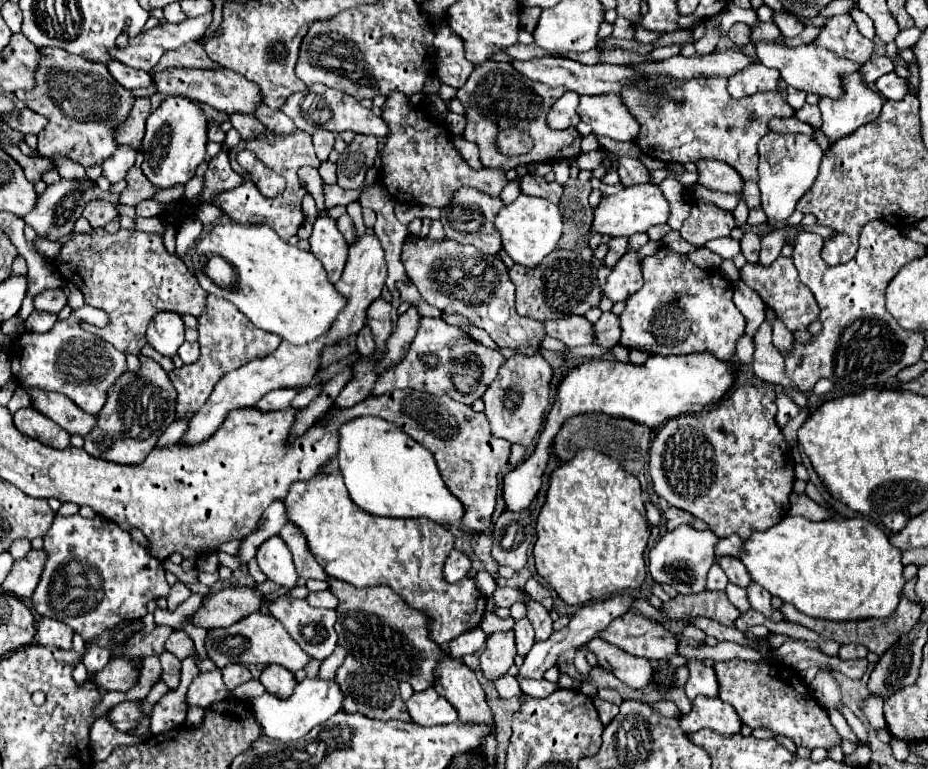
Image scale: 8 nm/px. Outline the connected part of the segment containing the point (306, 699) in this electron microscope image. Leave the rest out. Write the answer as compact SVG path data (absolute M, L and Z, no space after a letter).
M305 679L297 683L293 695L289 699L279 699L275 695L263 693L261 697L253 699L253 713L257 721L263 727L263 733L273 739L281 739L285 743L299 741L305 737L313 727L323 725L327 719L331 719L341 709L343 693L335 681L323 681L323 679Z

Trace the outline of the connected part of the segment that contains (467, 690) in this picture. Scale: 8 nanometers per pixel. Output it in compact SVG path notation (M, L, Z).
M445 655L439 661L435 691L441 697L447 697L447 701L459 713L459 721L495 729L495 719L485 701L485 693L475 673L465 663Z

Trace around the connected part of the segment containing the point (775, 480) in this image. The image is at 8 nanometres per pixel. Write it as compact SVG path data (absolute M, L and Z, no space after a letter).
M743 385L711 411L669 419L657 431L649 451L649 475L653 491L673 507L705 521L719 537L729 537L735 533L741 539L747 539L751 537L751 529L765 531L773 527L789 511L789 495L795 481L791 447L775 423L775 413L775 391L771 385L765 385L765 391L753 385Z

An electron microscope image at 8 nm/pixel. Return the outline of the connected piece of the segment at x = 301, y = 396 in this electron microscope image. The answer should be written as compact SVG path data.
M313 385L313 387L303 389L301 393L295 395L295 401L291 401L289 407L293 407L293 409L303 409L303 407L307 407L307 405L321 393L321 389L323 389L323 385Z

